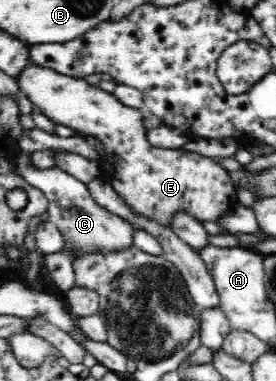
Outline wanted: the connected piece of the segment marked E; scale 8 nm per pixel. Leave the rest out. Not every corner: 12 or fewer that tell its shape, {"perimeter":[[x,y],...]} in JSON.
{"perimeter":[[35,64],[20,94],[104,144],[133,214],[217,223],[236,186],[214,159],[155,148],[141,111]]}

